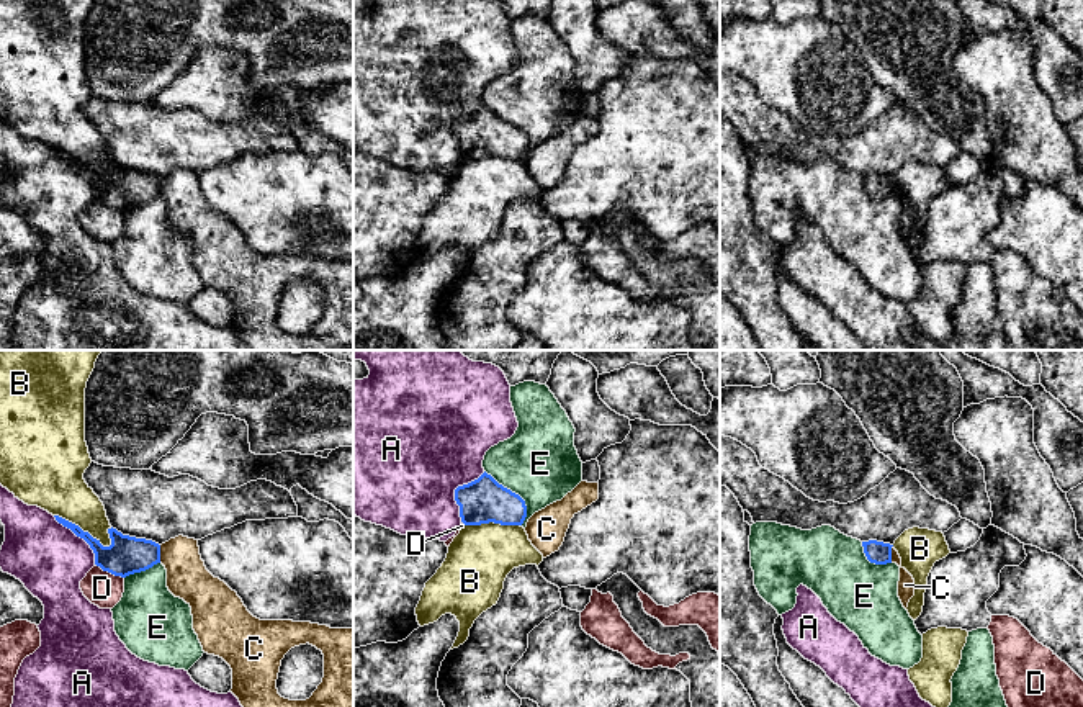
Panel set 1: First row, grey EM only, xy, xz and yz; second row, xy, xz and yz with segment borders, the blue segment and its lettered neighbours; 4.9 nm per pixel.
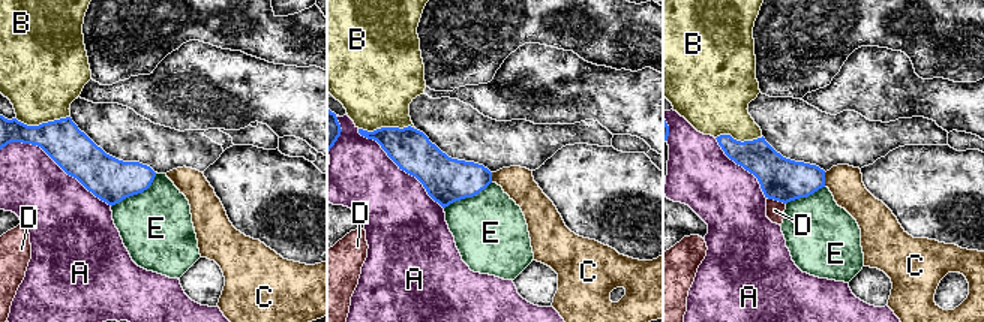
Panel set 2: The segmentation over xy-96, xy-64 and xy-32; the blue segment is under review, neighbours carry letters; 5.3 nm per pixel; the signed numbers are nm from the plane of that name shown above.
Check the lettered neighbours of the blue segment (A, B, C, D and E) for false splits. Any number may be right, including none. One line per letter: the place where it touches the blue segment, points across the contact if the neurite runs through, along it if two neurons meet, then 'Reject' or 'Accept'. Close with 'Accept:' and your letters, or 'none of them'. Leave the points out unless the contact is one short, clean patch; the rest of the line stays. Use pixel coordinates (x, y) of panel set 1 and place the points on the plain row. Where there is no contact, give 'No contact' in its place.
A: Touches blue at xz (455, 125). Reject
B: Touches blue at xy (82, 164). Reject
C: Touches blue at xy (159, 187). Boundary: xy (159, 179), (161, 195). Reject
D: Touches blue at xy (110, 205). Boundary: xy (95, 197), (123, 211). Reject
E: Touches blue at xz (517, 128). Boundary: xz (485, 103), (524, 135), (525, 153), (521, 159). Reject
Accept: none of them

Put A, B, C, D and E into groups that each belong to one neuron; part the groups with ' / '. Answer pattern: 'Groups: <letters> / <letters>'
Groups: A / B / C / D / E

